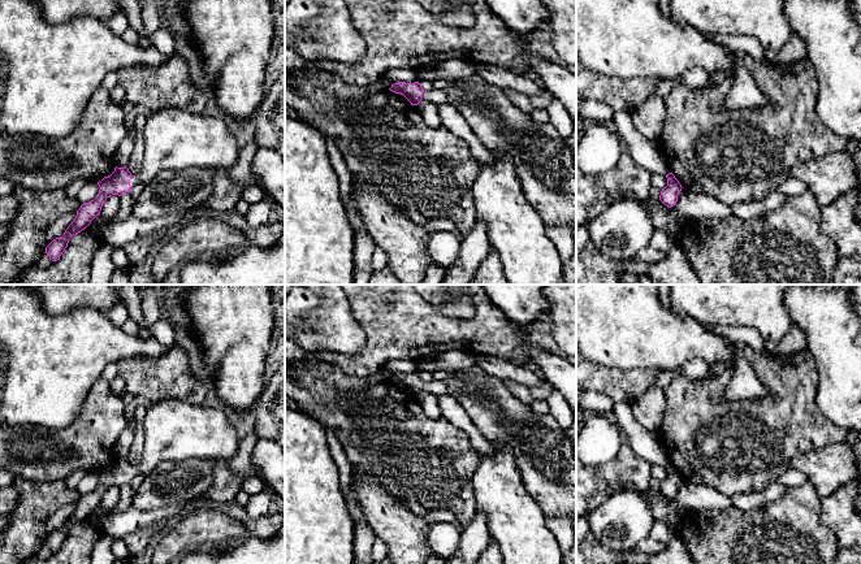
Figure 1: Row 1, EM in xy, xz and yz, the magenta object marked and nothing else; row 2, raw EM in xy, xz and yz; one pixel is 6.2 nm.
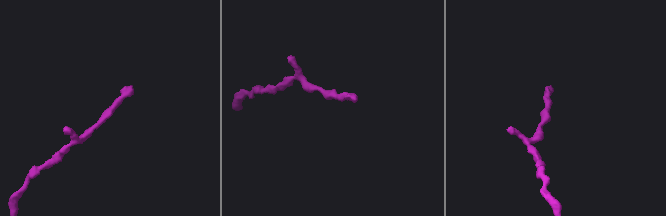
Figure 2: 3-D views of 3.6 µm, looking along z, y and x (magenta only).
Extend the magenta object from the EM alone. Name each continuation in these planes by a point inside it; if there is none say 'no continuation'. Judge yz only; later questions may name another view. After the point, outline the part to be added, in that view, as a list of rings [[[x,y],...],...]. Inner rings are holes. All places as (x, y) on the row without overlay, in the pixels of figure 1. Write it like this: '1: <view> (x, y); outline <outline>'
no continuation

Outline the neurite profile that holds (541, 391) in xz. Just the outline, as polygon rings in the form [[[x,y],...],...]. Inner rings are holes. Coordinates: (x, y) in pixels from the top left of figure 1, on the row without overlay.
[[[507,381],[506,387],[515,398],[525,404],[531,404],[535,400],[546,400],[546,398],[554,391],[554,389],[546,382],[541,382],[535,387],[527,387],[522,383]]]

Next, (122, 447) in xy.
[[[126,426],[120,434],[118,441],[114,447],[116,457],[124,459],[127,457],[130,448],[133,446],[134,430],[130,426]]]

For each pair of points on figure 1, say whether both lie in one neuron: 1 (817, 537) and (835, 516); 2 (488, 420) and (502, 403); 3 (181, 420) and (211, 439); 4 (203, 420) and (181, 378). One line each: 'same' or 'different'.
1: different
2: same
3: same
4: different

